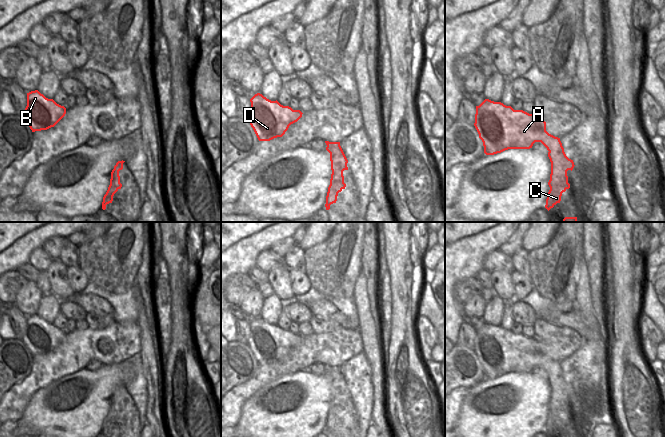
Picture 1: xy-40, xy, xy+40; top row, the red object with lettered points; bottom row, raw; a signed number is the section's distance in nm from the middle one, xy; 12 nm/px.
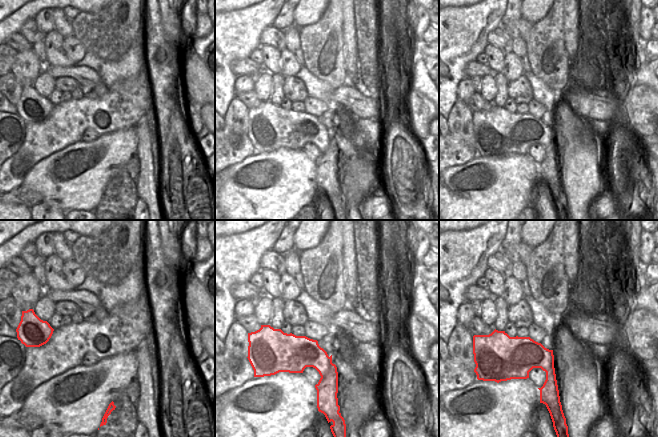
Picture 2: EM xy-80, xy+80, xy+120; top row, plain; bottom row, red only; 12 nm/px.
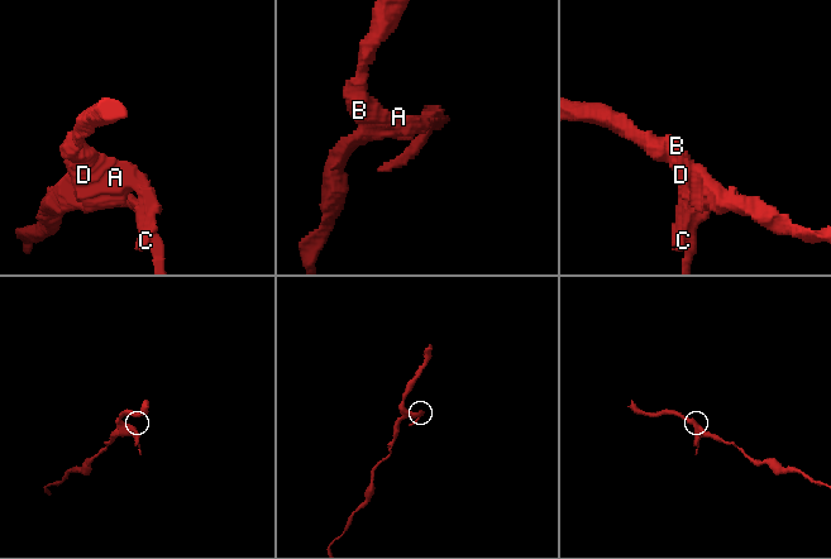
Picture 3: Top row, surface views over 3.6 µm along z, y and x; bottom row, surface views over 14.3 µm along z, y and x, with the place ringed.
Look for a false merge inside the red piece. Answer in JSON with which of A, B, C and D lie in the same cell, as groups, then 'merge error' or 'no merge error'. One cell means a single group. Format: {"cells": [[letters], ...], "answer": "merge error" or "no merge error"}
{"cells": [["A", "B", "D"], ["C"]], "answer": "merge error"}

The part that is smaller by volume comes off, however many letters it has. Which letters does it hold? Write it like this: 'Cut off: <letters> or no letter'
Cut off: C

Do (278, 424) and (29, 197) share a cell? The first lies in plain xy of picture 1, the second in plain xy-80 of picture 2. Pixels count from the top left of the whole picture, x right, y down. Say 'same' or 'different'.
different

